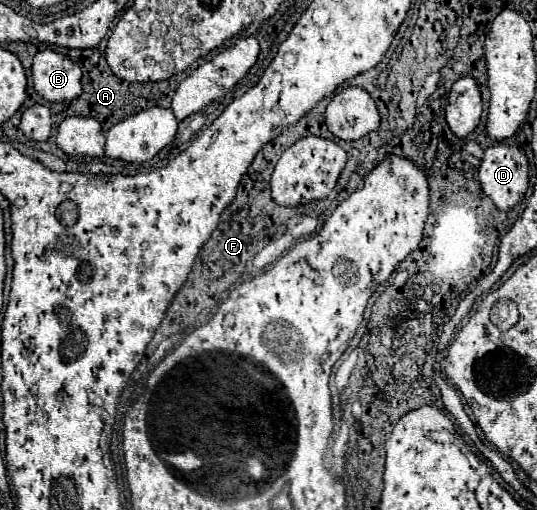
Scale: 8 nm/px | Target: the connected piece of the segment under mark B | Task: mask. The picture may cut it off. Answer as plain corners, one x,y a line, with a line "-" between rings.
40,50
32,62
32,80
36,94
48,102
74,100
82,92
82,70
68,56
54,50

